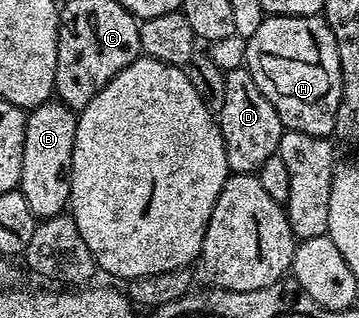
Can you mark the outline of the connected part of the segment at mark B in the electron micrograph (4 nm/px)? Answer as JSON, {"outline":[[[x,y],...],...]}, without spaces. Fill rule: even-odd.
{"outline":[[[49,101],[31,108],[27,112],[24,121],[24,148],[22,149],[22,173],[20,174],[20,185],[18,190],[26,197],[26,201],[30,205],[30,213],[34,213],[37,220],[49,219],[55,215],[65,214],[66,208],[69,206],[72,198],[72,154],[74,153],[74,137],[76,136],[76,120],[77,112],[73,108],[67,107],[65,103],[59,101]]]}

